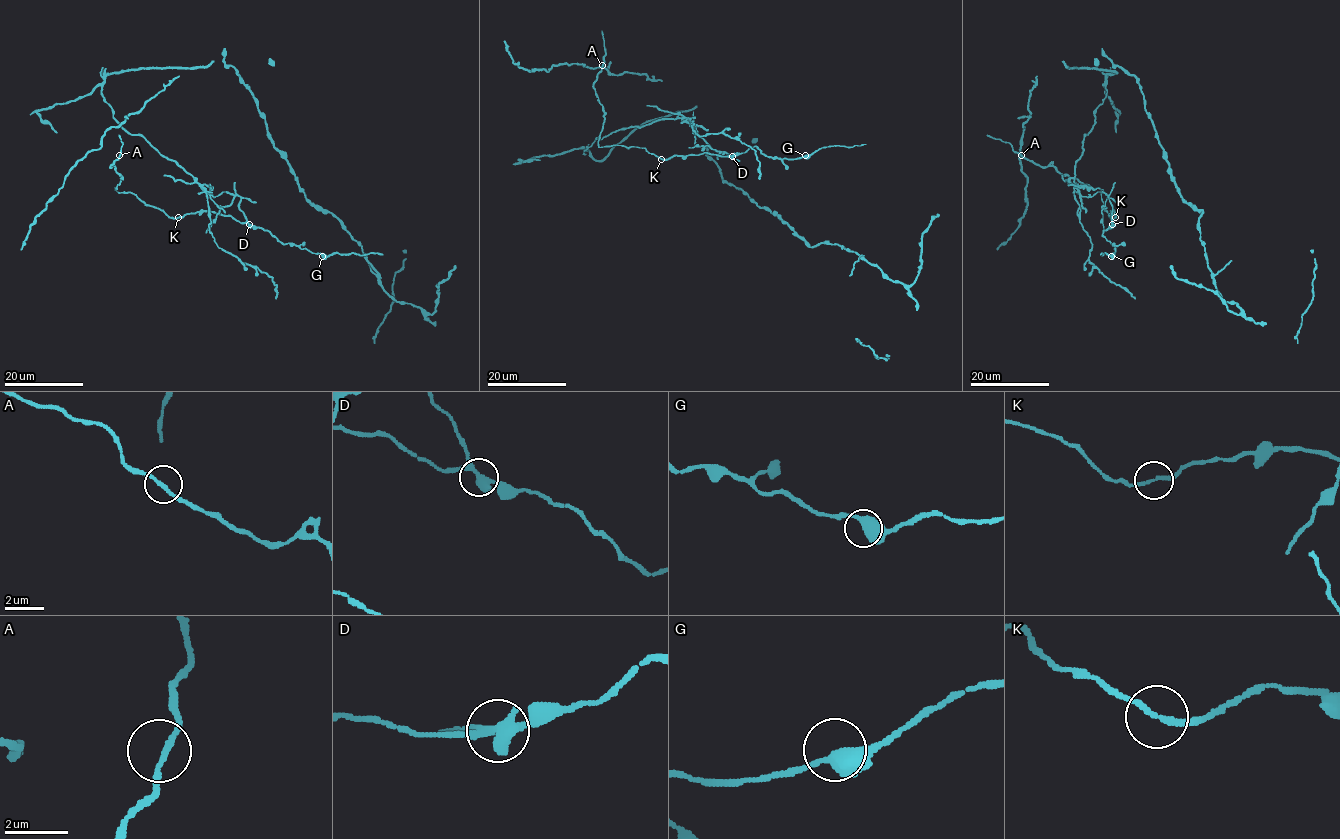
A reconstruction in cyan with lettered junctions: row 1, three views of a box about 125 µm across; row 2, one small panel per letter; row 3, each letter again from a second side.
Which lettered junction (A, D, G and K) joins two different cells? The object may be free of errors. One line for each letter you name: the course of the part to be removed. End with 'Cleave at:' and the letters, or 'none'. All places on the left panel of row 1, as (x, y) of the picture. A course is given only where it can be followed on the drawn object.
Cleave at: D

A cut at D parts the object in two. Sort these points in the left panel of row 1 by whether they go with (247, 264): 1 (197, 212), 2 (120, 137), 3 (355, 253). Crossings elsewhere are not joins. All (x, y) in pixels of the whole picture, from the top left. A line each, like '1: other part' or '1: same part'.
1: other part
2: other part
3: other part

